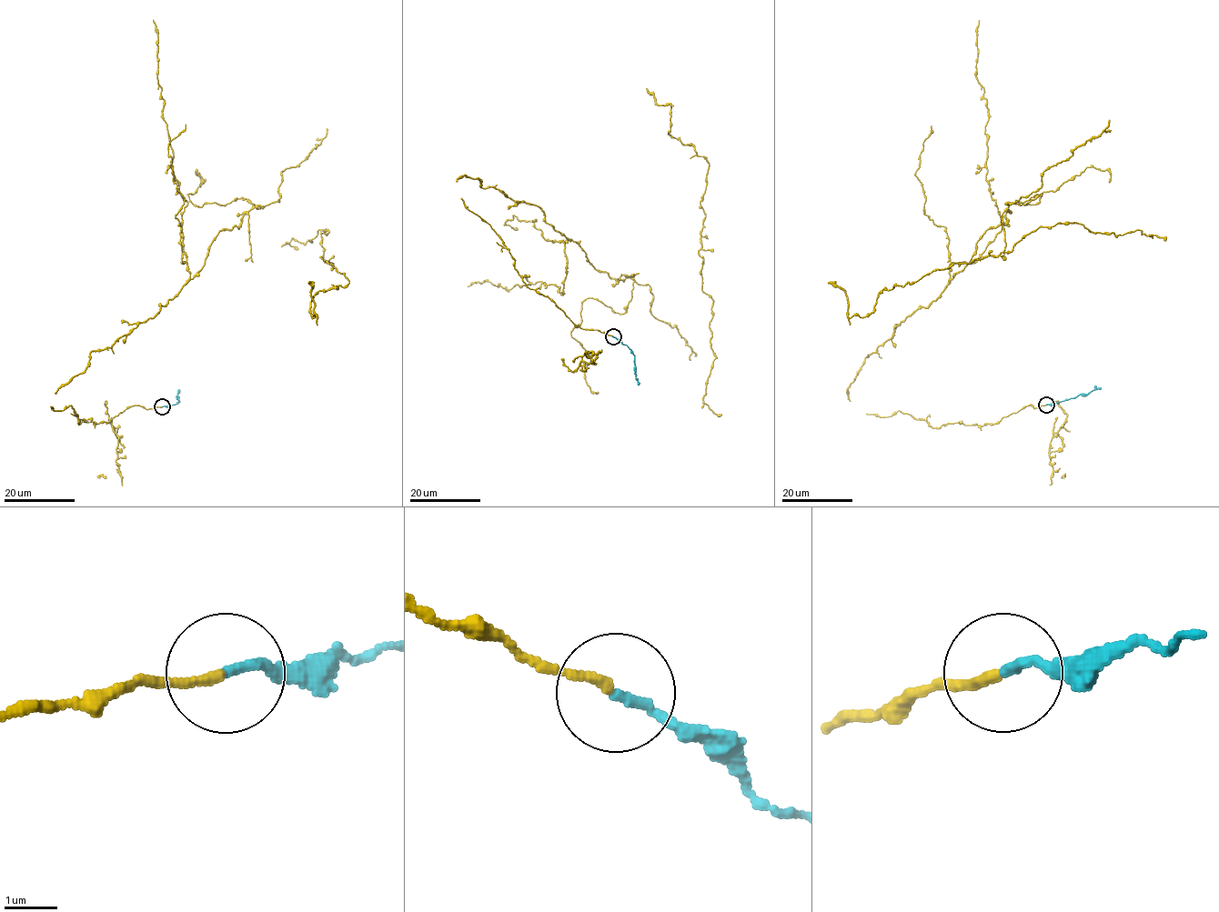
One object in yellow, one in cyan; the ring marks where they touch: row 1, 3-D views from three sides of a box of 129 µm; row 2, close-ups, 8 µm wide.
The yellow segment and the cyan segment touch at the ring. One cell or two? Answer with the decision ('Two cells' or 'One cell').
One cell

